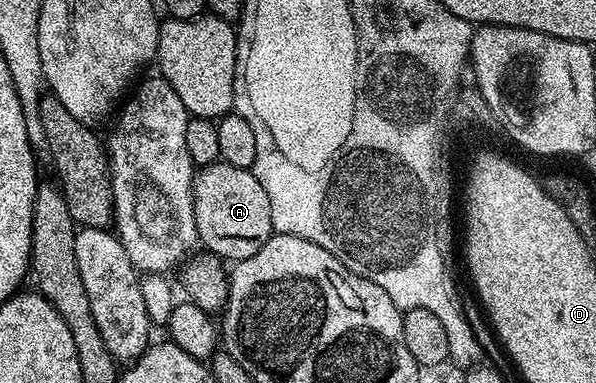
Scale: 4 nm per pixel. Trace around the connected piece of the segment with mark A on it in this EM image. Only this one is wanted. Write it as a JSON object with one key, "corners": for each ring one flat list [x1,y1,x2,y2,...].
{"corners":[[222,160,198,168,193,178,193,206,198,242,226,263,251,259,274,234,271,201,252,169,231,167]]}

